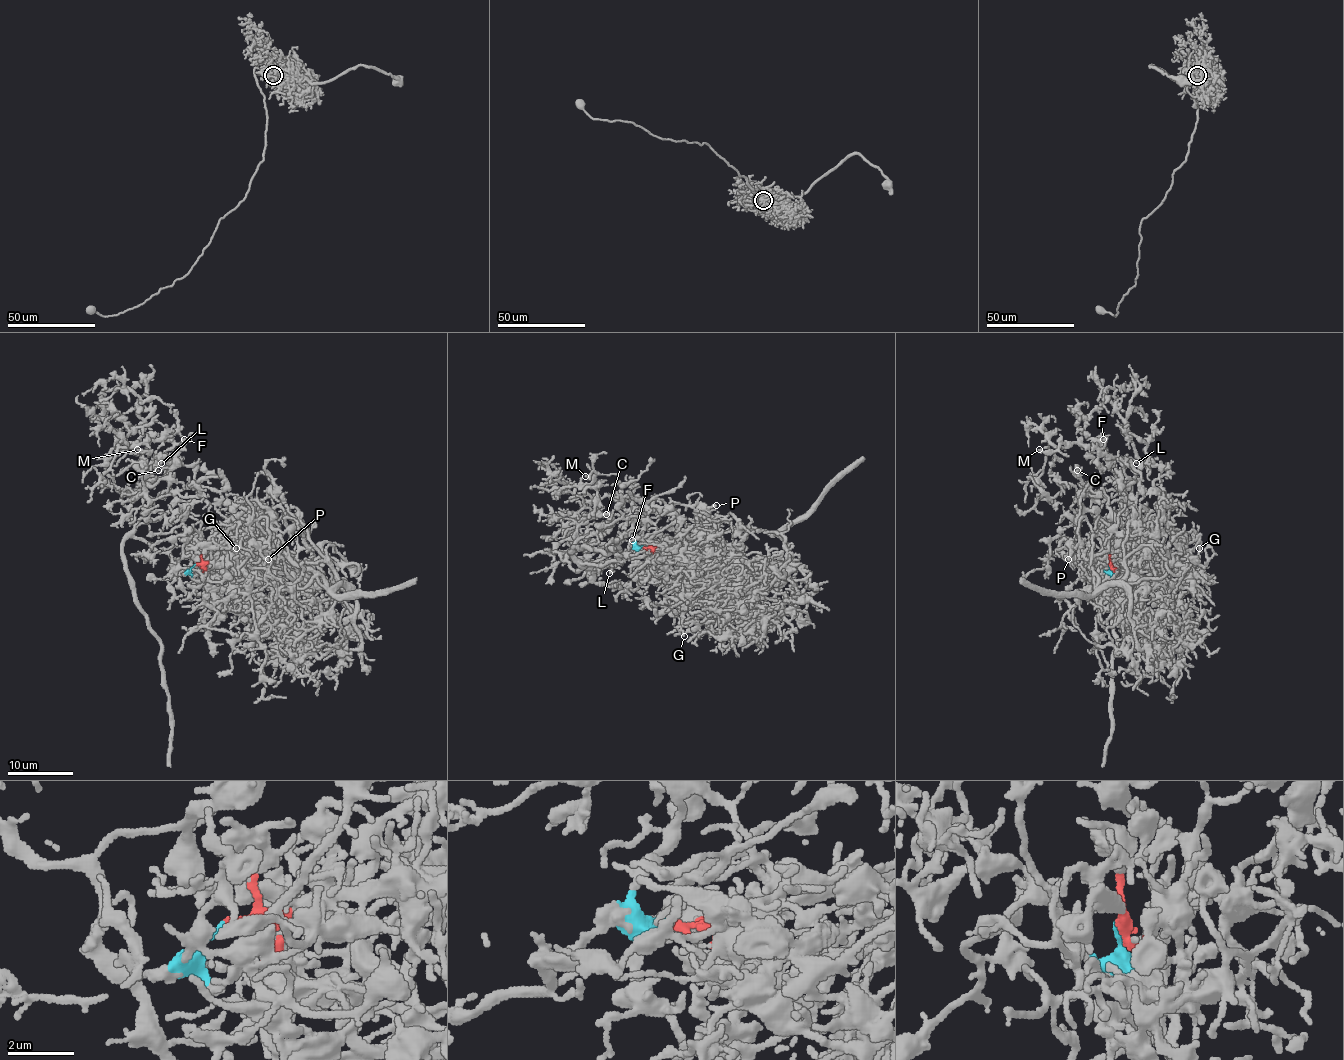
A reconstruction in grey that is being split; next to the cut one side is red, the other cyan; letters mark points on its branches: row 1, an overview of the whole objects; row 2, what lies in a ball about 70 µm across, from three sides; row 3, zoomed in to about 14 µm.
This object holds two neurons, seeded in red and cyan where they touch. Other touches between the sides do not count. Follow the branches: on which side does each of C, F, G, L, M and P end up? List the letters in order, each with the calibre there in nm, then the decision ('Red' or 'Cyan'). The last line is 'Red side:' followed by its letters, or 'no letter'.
C: Thickness 130 nm. Cyan
F: Thickness 170 nm. Cyan
G: Thickness 150 nm. Red
L: Thickness 170 nm. Cyan
M: Thickness 120 nm. Cyan
P: Thickness 240 nm. Red
Red side: G, P

